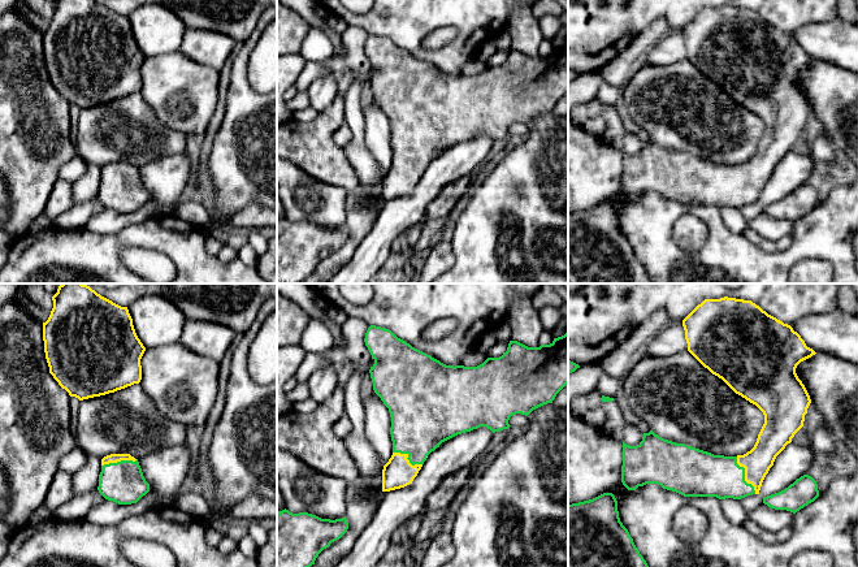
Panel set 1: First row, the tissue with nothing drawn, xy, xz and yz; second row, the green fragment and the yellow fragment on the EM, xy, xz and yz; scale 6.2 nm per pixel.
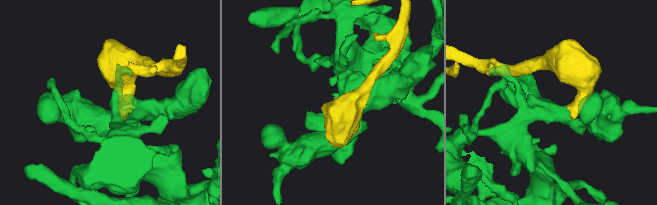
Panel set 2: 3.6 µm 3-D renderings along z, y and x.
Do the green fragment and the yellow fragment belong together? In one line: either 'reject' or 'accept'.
accept

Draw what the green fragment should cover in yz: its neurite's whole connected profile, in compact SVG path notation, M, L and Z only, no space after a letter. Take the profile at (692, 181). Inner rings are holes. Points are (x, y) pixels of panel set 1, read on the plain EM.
M728 5L705 8L682 29L682 35L688 60L736 103L755 113L764 124L764 133L754 156L737 165L714 164L664 148L653 139L644 142L637 155L623 151L621 191L628 199L658 192L684 205L741 208L759 203L776 165L803 135L811 108L796 77L816 61L806 55L790 34L768 23L751 9Z

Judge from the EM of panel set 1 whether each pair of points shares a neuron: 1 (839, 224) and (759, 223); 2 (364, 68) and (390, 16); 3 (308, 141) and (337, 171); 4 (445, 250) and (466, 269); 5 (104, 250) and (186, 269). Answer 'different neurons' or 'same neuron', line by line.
1: different neurons
2: different neurons
3: same neuron
4: different neurons
5: same neuron

